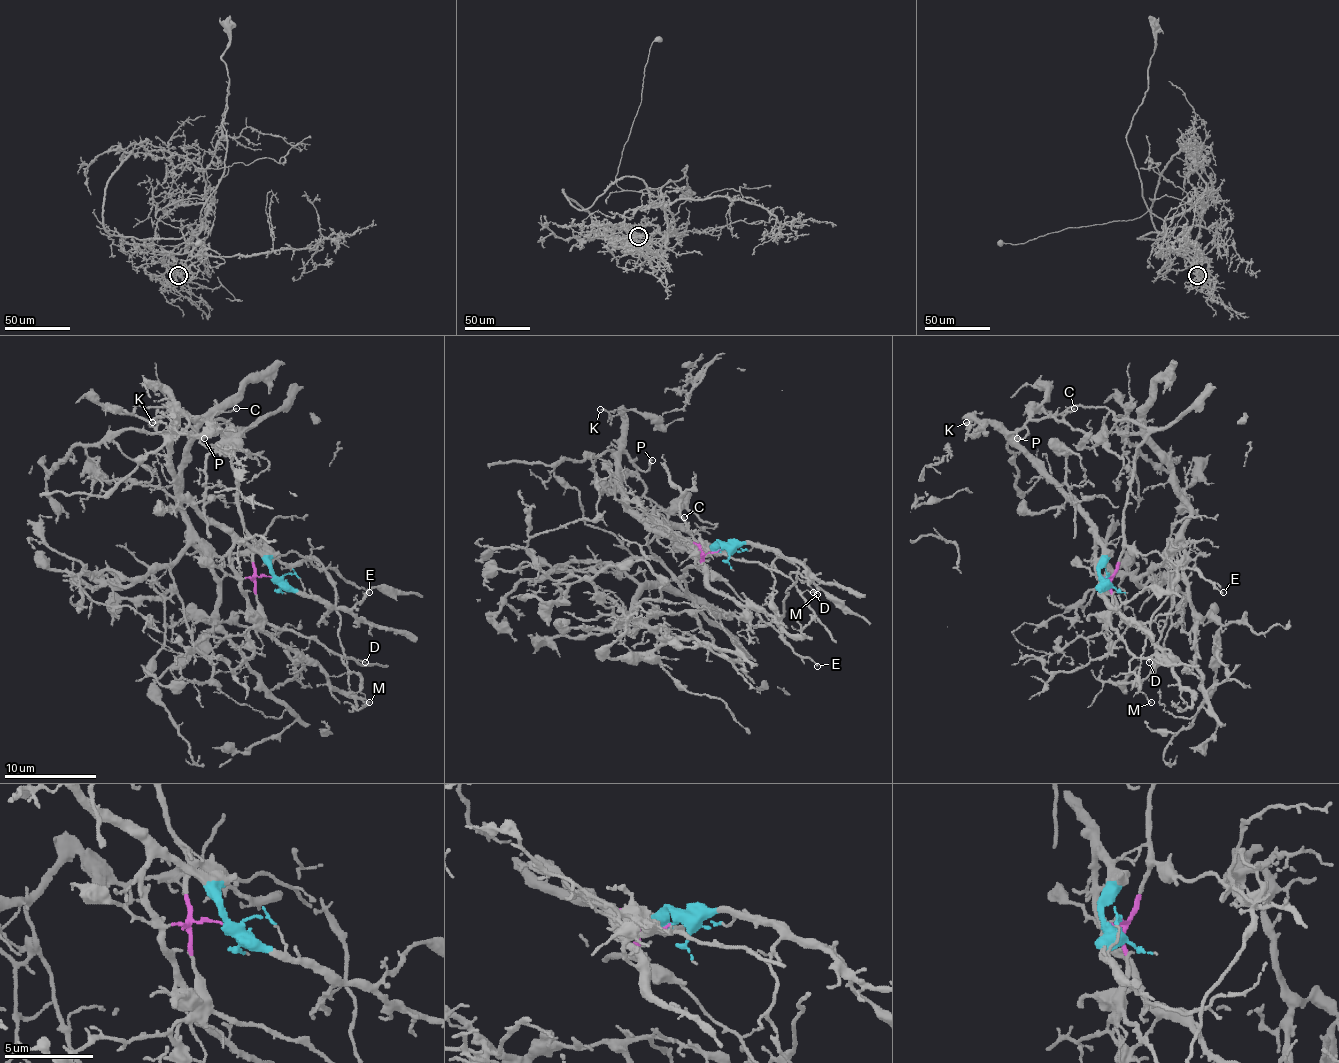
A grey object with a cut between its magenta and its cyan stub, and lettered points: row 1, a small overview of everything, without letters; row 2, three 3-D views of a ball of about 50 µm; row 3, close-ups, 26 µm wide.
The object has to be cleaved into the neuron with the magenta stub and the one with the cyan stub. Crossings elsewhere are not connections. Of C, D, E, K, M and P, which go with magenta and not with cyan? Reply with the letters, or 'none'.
D, E, M

